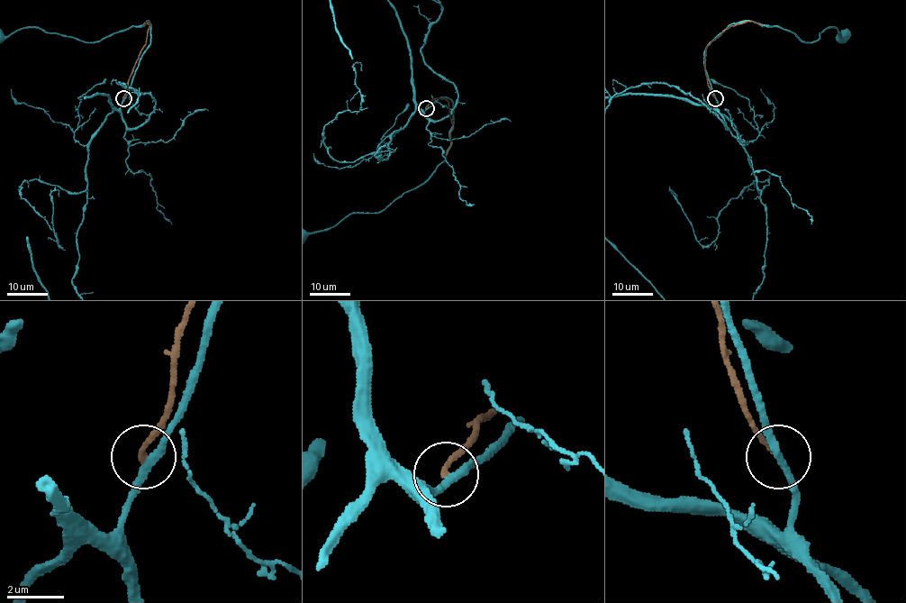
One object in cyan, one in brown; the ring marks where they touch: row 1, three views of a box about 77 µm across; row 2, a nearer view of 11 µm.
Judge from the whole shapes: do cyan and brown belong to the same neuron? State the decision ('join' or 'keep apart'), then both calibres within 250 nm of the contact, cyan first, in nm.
keep apart; 260 nm thick on the cyan side, 180 nm on the other

